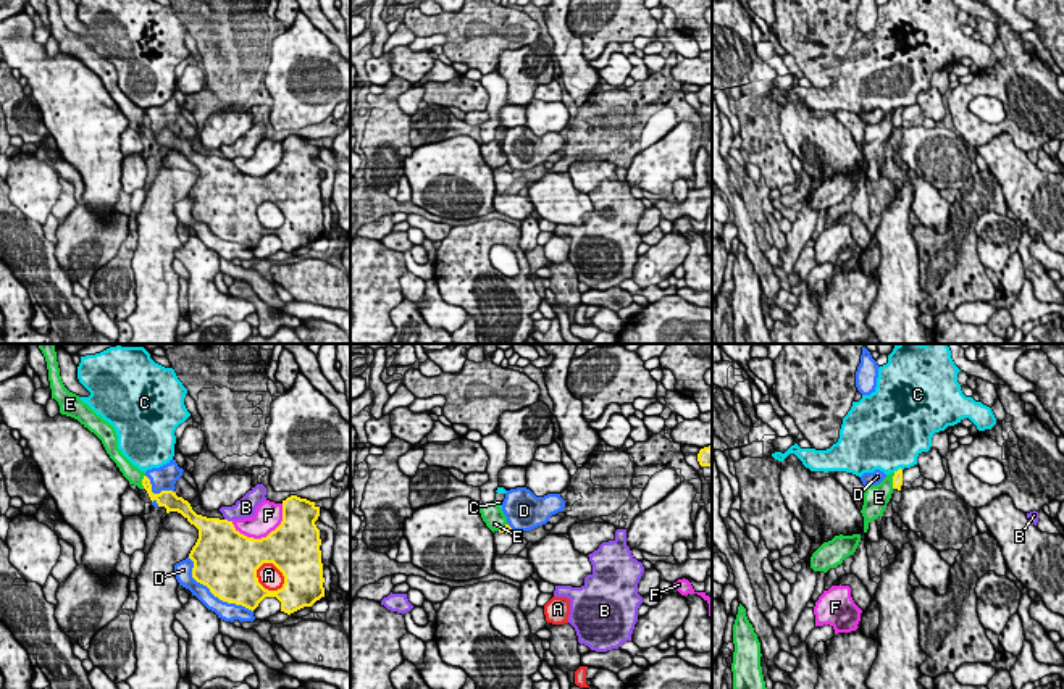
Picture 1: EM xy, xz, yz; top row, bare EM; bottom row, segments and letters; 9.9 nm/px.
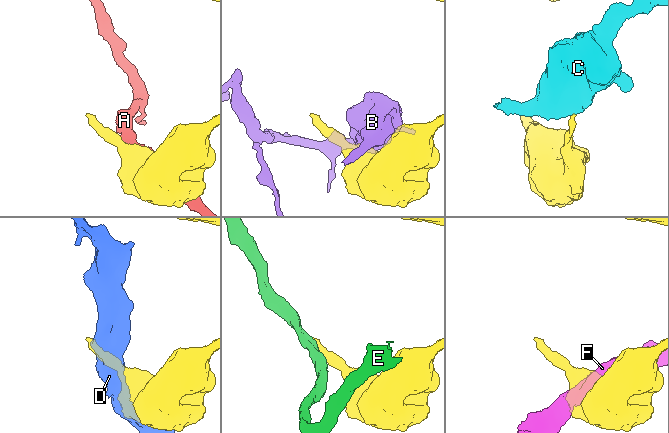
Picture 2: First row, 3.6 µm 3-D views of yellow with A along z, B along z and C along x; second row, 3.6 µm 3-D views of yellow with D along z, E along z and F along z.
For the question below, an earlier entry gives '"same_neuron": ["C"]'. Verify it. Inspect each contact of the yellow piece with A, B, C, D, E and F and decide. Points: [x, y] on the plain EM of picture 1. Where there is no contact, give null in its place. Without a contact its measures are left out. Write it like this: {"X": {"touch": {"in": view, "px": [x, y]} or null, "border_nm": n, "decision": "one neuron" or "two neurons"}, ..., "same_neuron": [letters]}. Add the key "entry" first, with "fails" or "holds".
{"entry": "fails", "A": {"touch": {"in": "xy", "px": [281, 210]}, "border_nm": 340, "decision": "two neurons"}, "B": {"touch": {"in": "xy", "px": [226, 158]}, "border_nm": 90, "decision": "two neurons"}, "C": {"touch": {"in": "yz", "px": [898, 108]}, "border_nm": 100, "decision": "two neurons"}, "D": {"touch": {"in": "xy", "px": [213, 233]}, "border_nm": 850, "decision": "two neurons"}, "E": {"touch": {"in": "yz", "px": [893, 120]}, "border_nm": 160, "decision": "two neurons"}, "F": {"touch": {"in": "xy", "px": [267, 175]}, "border_nm": 550, "decision": "two neurons"}, "same_neuron": []}

